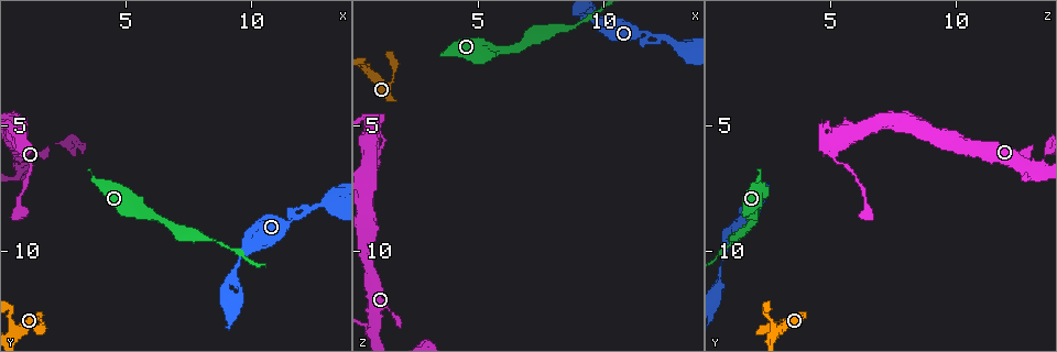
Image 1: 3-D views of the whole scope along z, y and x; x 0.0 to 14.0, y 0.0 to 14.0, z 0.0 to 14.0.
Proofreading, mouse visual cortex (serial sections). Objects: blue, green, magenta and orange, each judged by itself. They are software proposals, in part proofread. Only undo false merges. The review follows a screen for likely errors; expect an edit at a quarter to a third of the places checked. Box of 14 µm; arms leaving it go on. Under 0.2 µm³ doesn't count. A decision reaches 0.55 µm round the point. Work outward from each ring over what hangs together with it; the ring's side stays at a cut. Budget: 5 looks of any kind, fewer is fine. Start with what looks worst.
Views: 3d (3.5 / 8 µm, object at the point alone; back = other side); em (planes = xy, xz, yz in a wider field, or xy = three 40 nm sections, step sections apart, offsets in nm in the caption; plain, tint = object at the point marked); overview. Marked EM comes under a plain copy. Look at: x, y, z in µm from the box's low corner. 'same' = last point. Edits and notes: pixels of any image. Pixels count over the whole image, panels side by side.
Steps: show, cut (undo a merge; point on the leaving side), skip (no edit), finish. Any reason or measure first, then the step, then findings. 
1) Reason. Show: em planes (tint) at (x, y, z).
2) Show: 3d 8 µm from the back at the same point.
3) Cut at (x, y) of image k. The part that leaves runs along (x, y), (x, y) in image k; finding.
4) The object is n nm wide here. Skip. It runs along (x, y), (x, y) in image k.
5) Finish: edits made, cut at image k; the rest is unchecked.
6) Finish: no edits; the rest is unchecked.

Sudden change in width. Show: 3d 3.5 µm at (8.0, 9.4, 1.1).

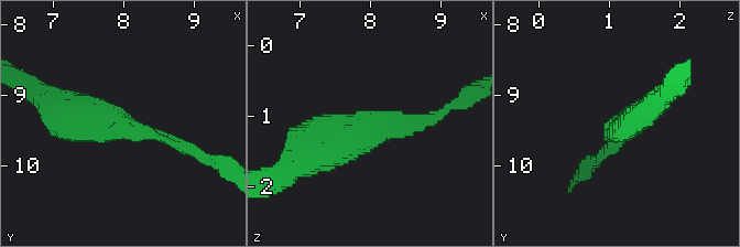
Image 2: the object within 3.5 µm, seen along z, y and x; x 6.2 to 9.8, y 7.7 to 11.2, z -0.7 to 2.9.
The arms are 200, 450 nm wide; shape alone is not enough. Show: em xy step 5 (tint) at (8.05, 9.45, 1.15).

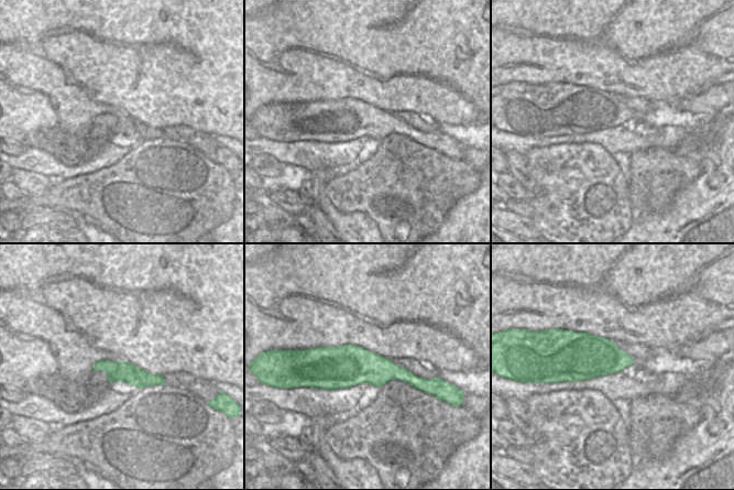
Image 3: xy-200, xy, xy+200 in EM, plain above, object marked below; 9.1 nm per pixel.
Skip. It runs along (62, 108), (189, 149) in image 2; one cell here.

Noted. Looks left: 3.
Closes a loop. Show: 3d 3.5 µm at (5.6, 8.8, 1.9).

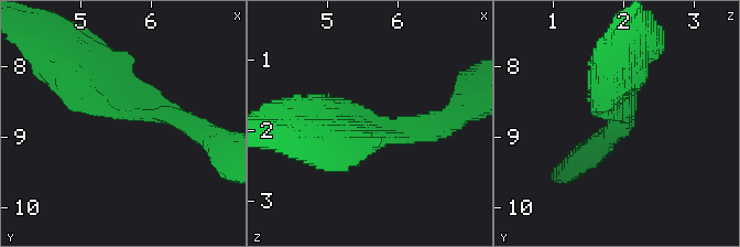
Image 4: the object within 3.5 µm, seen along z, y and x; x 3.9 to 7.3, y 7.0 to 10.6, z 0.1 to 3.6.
Show: em xy step 1 (tint) at (5.70, 8.70, 1.85).

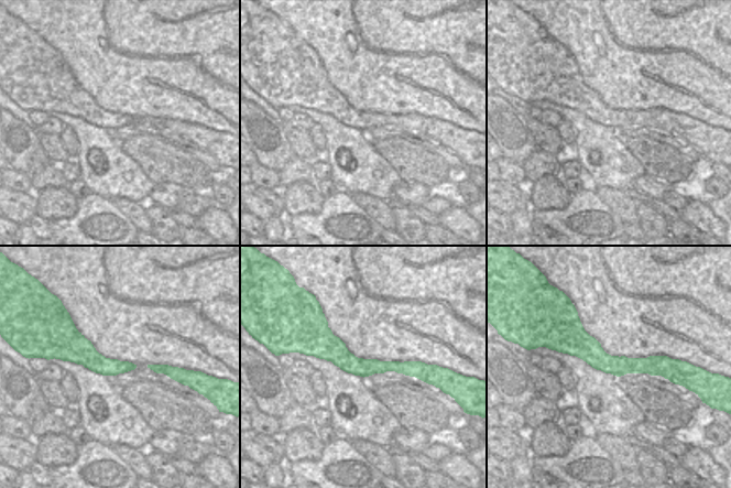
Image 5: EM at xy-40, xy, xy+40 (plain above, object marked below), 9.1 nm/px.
Show: em xy step 3 (tint) at the same point.

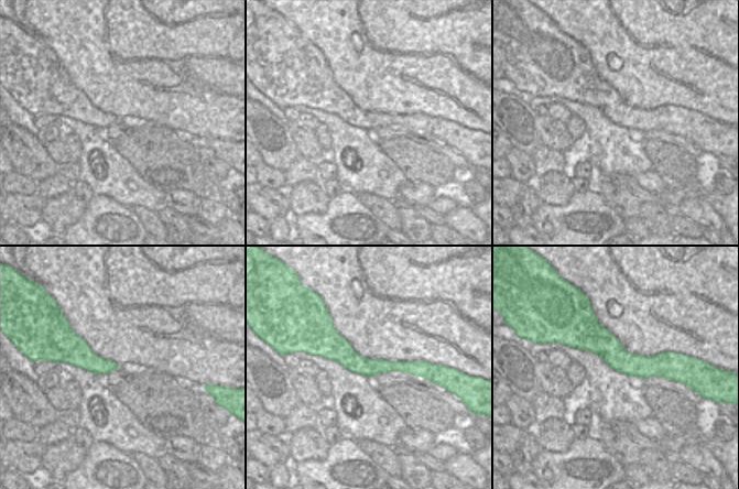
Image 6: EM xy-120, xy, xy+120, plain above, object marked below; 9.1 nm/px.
The object is 180 nm wide here. Skip. It runs along (314, 352), (426, 376) in image 6; one cell here.

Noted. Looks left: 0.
Finish: no edits; the rest is unchecked.

